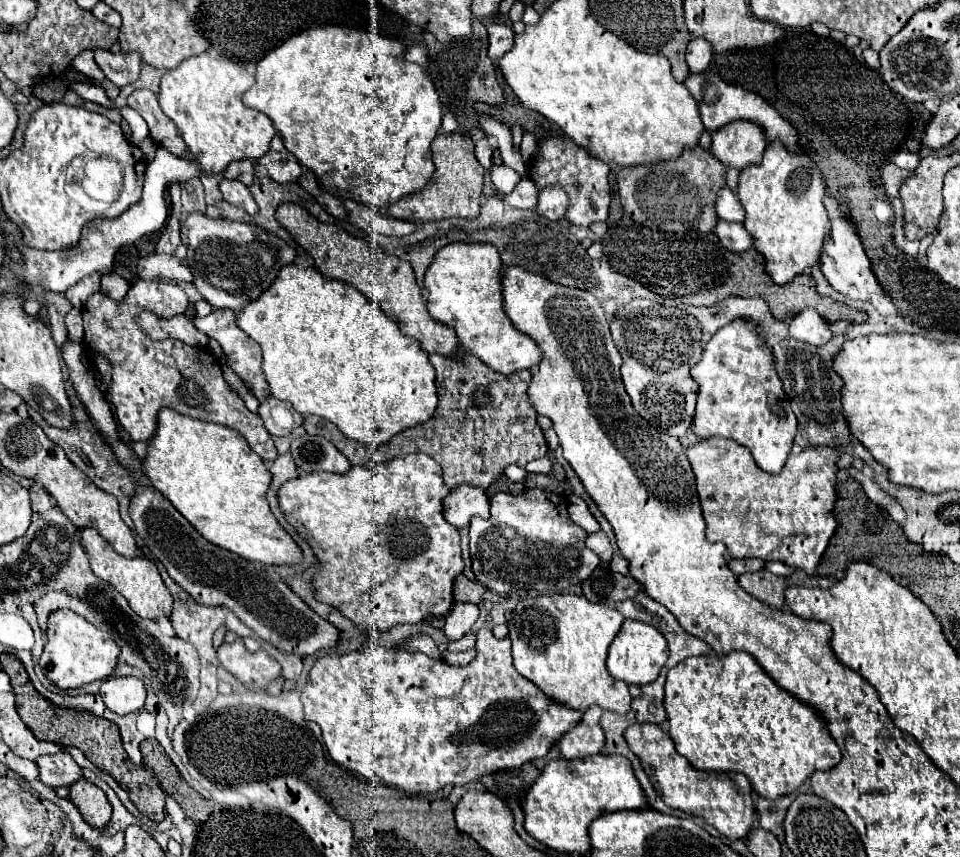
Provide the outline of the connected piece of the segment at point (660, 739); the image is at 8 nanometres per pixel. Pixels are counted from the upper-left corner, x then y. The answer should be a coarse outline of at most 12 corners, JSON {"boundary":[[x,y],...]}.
{"boundary":[[657,724],[625,732],[671,808],[729,840],[753,830],[751,784],[697,772]]}

